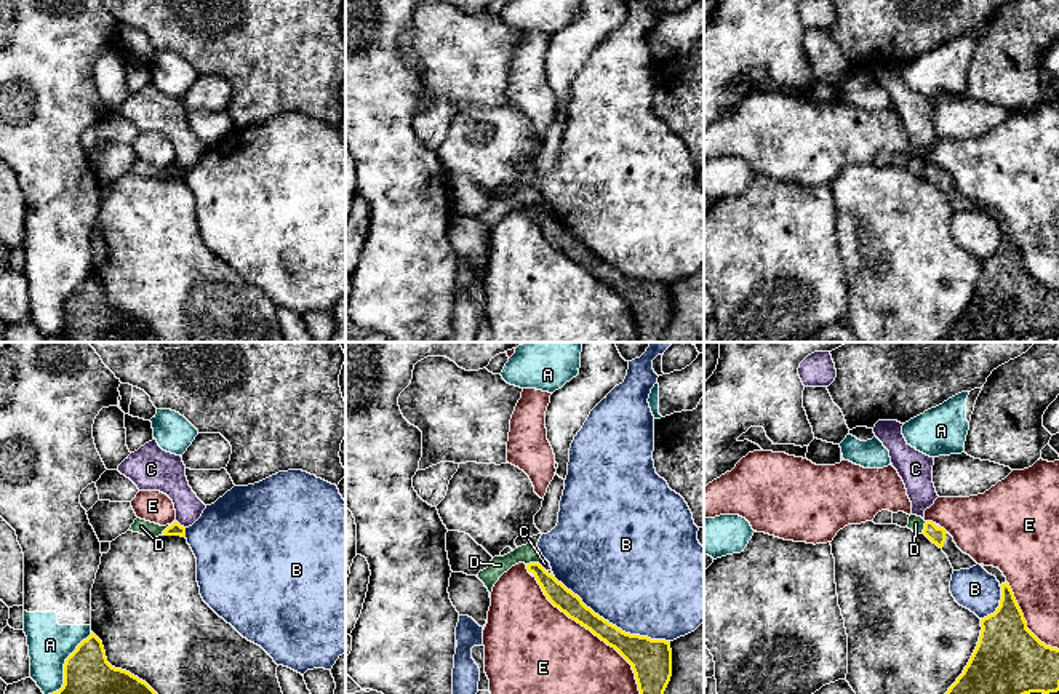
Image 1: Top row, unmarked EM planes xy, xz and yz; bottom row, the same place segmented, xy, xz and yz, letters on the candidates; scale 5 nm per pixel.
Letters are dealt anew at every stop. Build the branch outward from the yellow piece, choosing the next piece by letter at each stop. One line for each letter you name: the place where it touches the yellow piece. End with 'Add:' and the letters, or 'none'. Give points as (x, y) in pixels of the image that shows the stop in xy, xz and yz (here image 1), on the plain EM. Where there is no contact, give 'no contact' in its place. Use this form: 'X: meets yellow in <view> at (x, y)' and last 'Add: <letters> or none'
Add: none

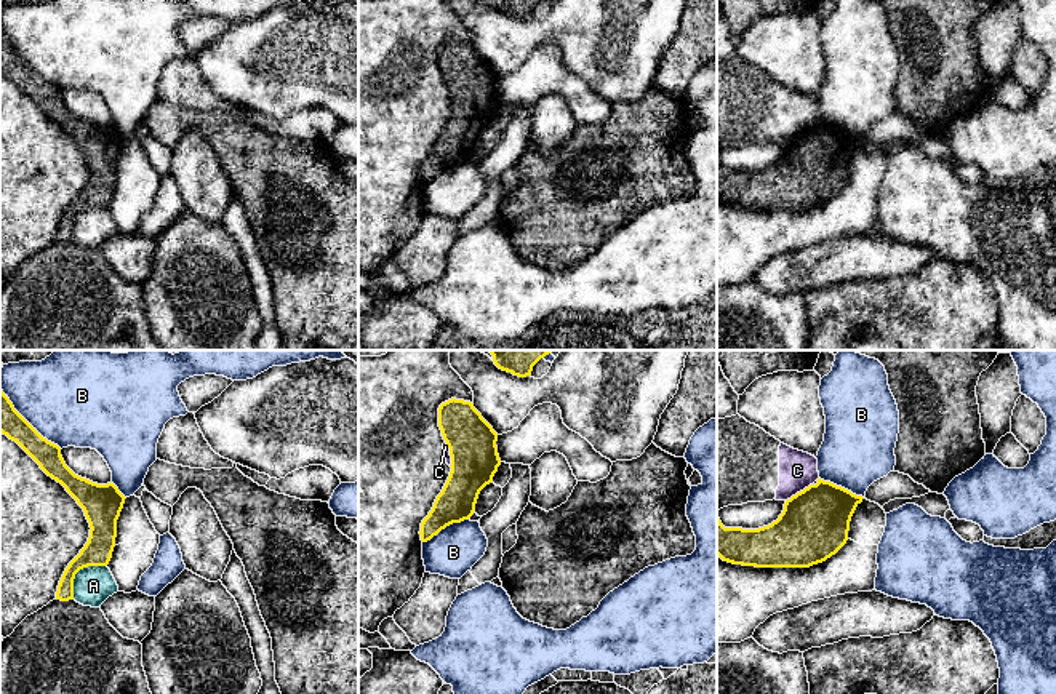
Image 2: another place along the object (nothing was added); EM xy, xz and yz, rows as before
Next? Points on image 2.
Add: none

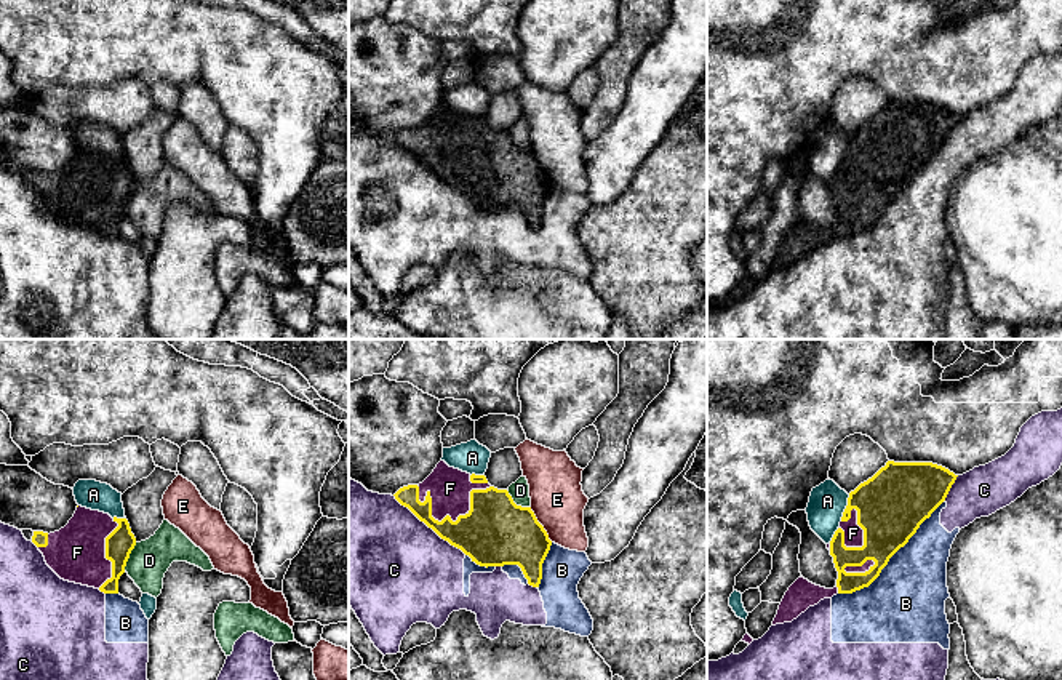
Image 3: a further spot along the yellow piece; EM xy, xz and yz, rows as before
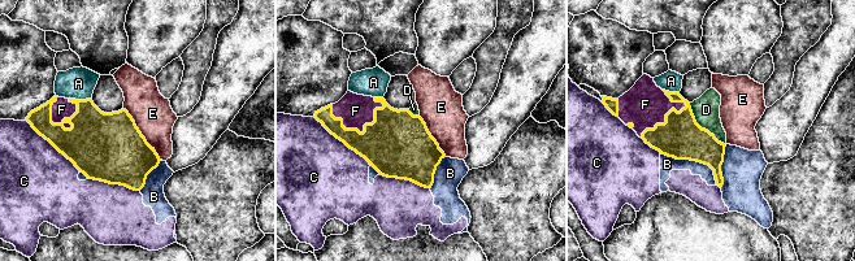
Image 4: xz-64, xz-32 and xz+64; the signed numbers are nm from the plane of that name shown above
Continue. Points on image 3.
F: meets yellow in xz at (447, 157)
Add: F

